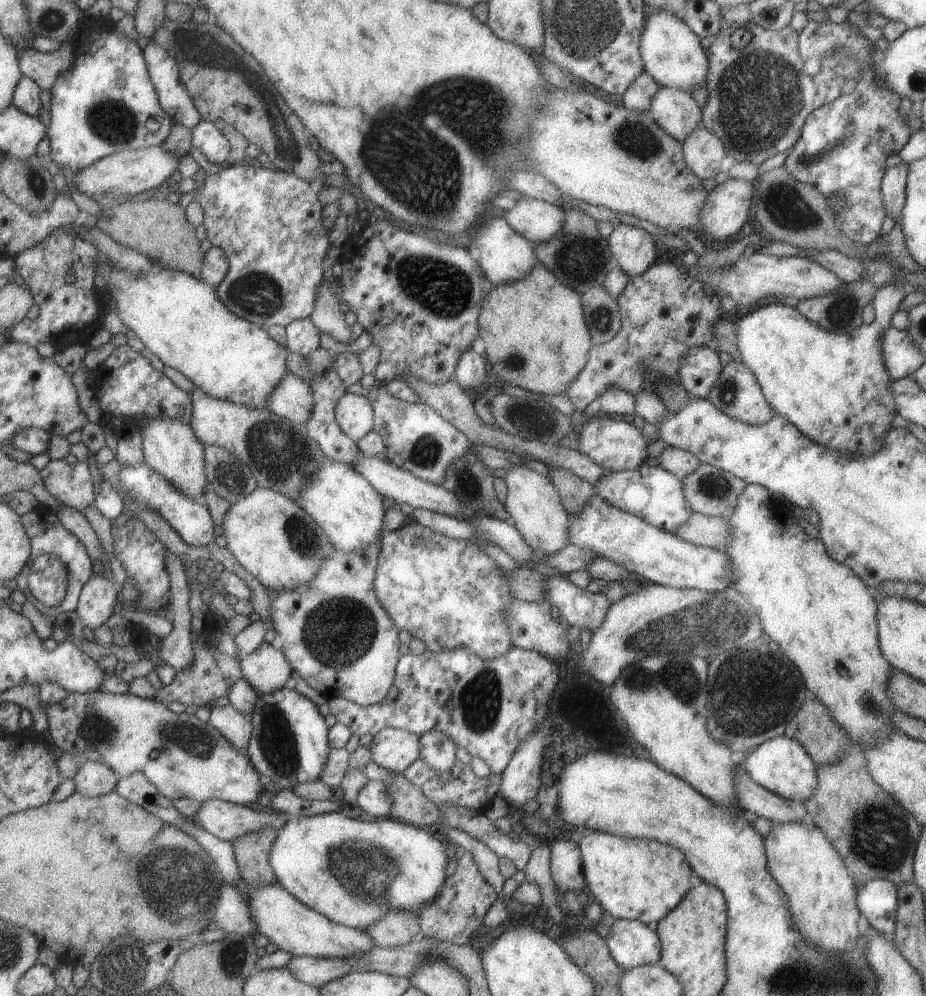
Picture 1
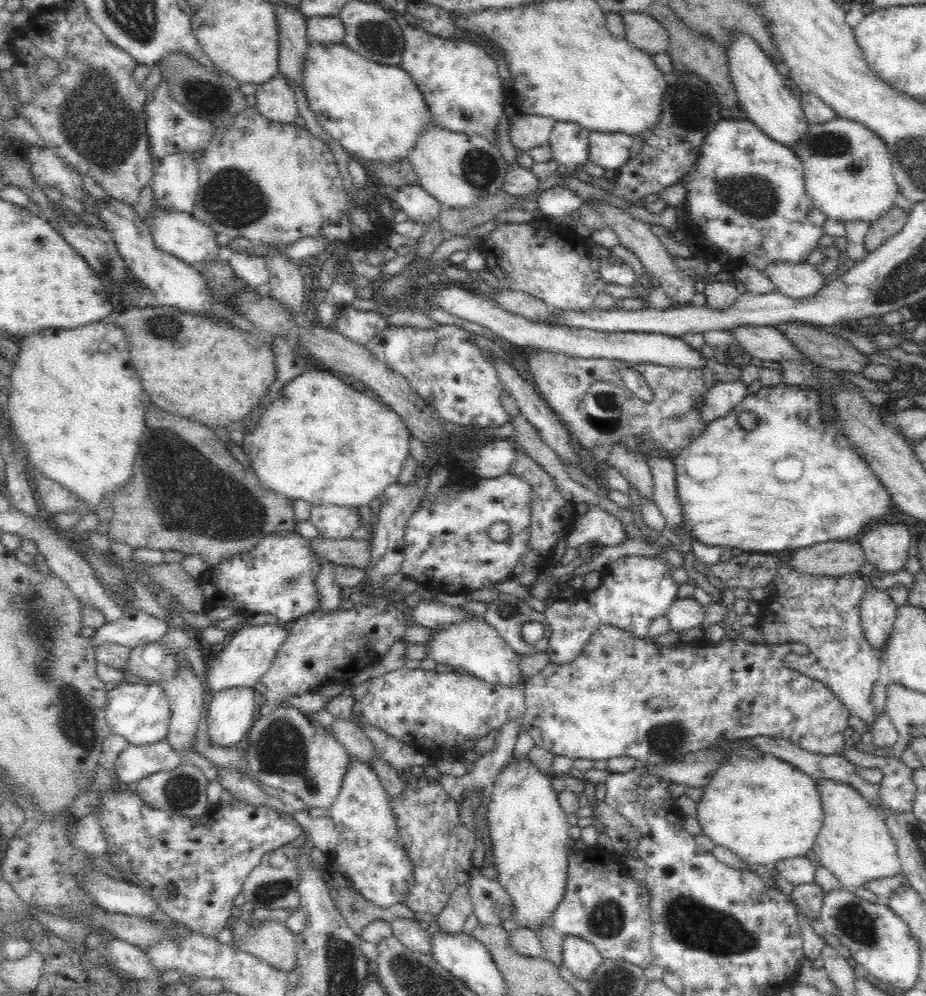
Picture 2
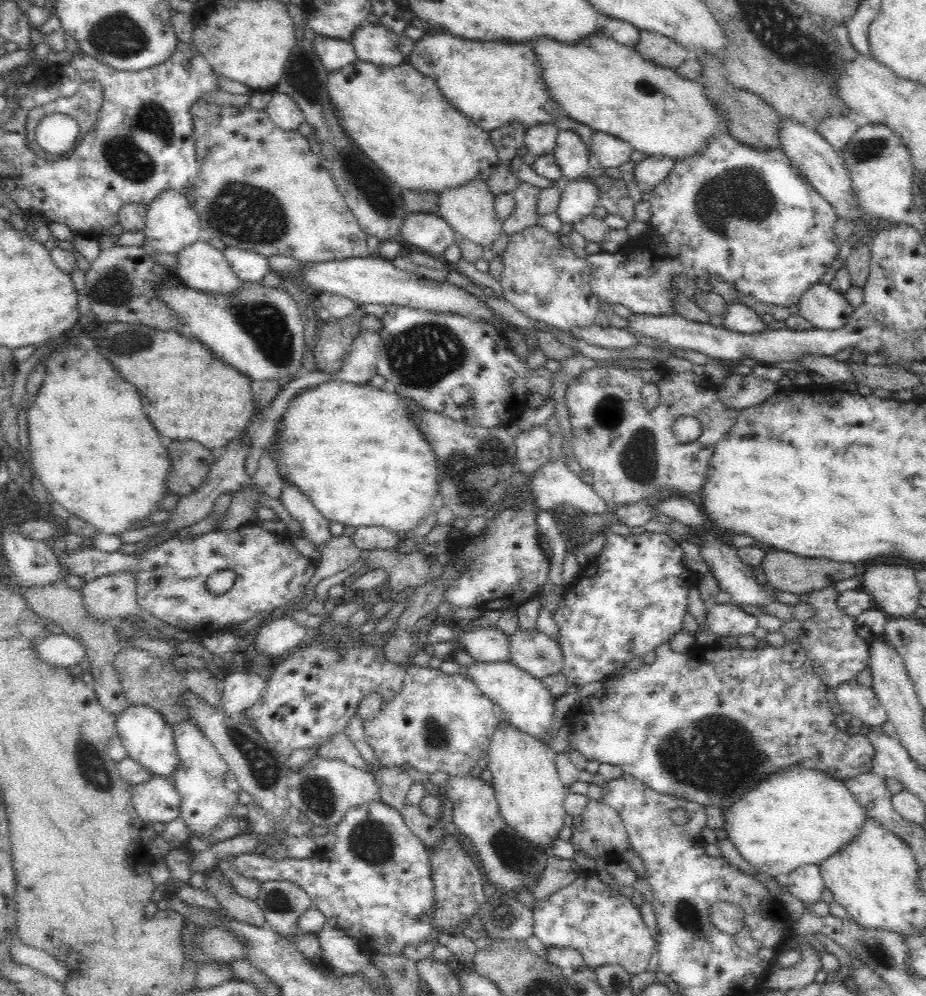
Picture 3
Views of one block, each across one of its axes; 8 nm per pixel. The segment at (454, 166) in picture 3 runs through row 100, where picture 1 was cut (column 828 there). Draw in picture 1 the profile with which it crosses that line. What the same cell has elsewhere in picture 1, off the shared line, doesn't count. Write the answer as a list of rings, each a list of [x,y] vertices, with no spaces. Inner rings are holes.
[[[889,281],[879,287],[871,299],[874,320],[870,324],[863,323],[851,332],[839,334],[826,331],[817,323],[807,320],[795,307],[776,303],[757,308],[735,322],[738,353],[742,363],[757,379],[767,404],[775,414],[783,416],[811,442],[853,460],[871,456],[884,445],[885,435],[893,428],[891,420],[897,413],[890,389],[893,379],[888,375],[882,357],[882,336],[891,326],[891,316],[897,312],[901,300],[909,292],[903,283]]]

